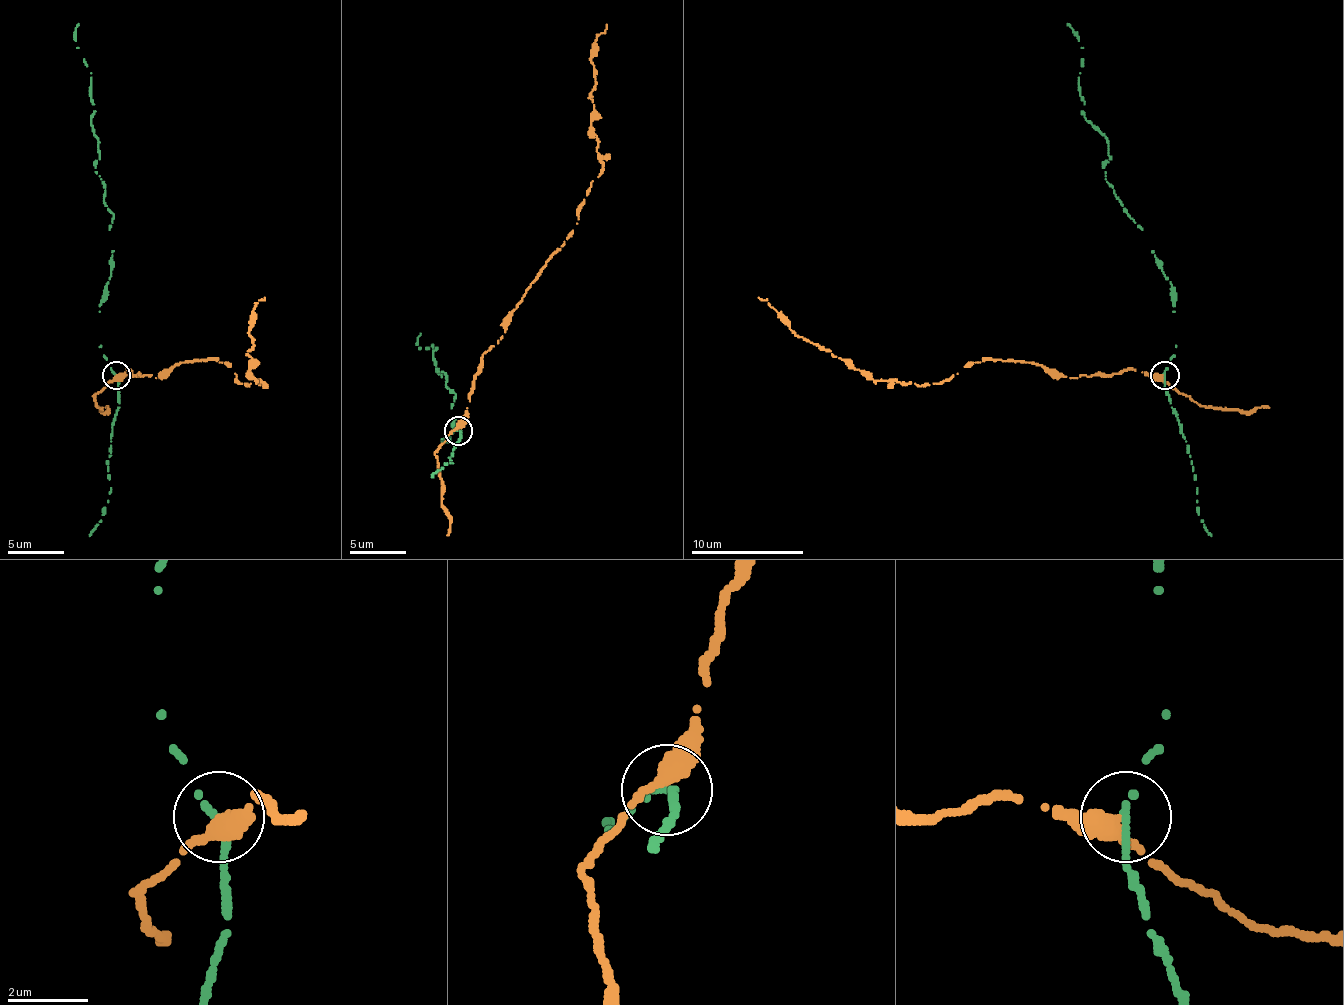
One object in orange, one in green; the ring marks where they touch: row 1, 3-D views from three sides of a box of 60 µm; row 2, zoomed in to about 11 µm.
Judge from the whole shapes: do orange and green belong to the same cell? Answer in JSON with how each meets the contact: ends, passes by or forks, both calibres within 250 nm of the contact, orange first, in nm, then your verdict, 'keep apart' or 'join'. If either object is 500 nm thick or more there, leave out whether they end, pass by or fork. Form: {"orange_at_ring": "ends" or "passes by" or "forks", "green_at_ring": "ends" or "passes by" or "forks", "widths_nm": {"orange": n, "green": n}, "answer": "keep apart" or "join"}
{"orange_at_ring": "passes by", "green_at_ring": "ends", "widths_nm": {"orange": 340, "green": 240}, "answer": "keep apart"}

